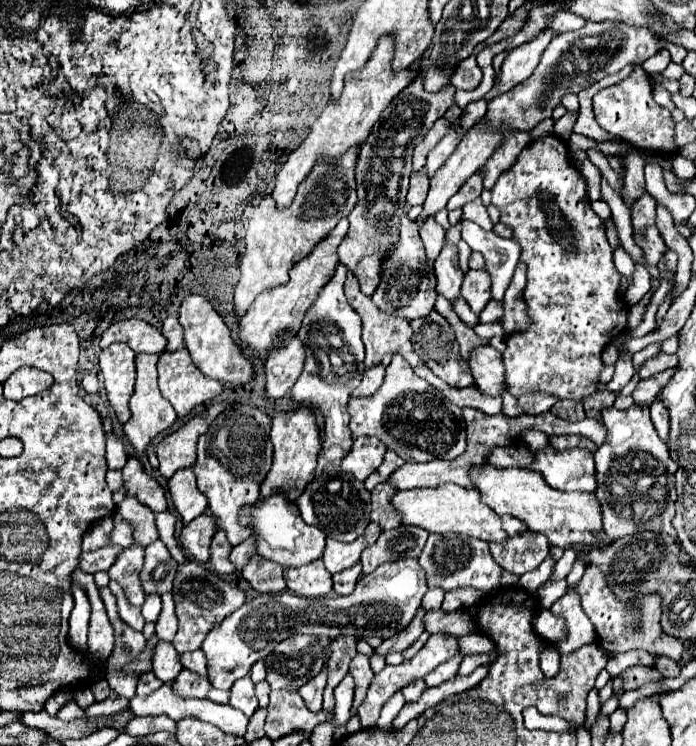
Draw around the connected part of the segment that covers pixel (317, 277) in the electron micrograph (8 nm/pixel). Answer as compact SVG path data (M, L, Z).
M341 219L337 223L337 227L305 259L295 263L295 269L291 269L289 283L259 295L259 299L255 299L255 303L251 305L247 315L239 321L239 329L241 329L239 337L241 337L241 341L247 343L247 347L261 361L267 361L271 351L281 349L299 331L307 307L311 307L315 295L321 291L321 287L327 283L327 279L331 279L331 275L335 271L335 265L339 263L337 247L339 247L341 239L345 237L347 229L349 229L347 219Z

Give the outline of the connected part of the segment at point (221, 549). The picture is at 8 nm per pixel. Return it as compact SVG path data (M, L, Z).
M219 529L211 539L211 559L209 559L209 563L219 575L229 575L235 571L235 567L229 561L229 553L231 553L231 545L225 537L225 531Z

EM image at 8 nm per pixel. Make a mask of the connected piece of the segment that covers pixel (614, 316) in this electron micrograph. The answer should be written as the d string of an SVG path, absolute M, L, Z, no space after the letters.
M547 135L543 141L527 145L513 167L499 175L491 193L491 203L501 211L501 223L513 229L513 239L521 245L519 261L527 265L529 279L525 301L533 321L531 329L507 337L507 349L503 353L507 391L517 399L525 393L539 391L559 399L581 401L597 391L603 369L603 347L627 329L627 307L623 297L619 297L621 275L613 265L613 249L607 243L605 225L589 205L583 177L577 177L577 169L569 161L567 143L557 135Z

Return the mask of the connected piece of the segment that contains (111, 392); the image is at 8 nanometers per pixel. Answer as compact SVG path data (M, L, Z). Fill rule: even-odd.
M115 343L101 351L99 367L103 373L107 399L117 413L117 419L127 423L131 417L129 397L133 395L135 385L135 351L129 345Z

